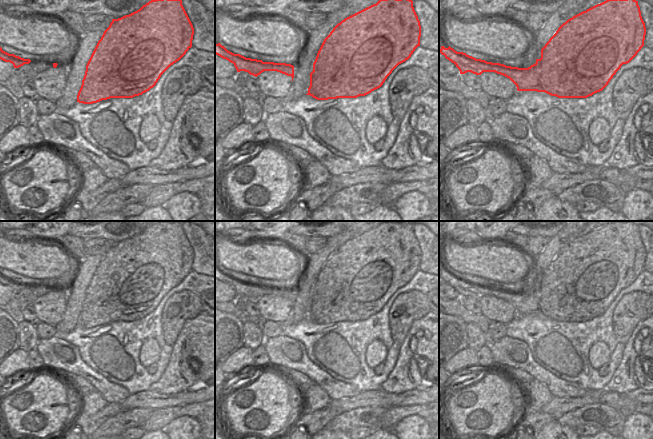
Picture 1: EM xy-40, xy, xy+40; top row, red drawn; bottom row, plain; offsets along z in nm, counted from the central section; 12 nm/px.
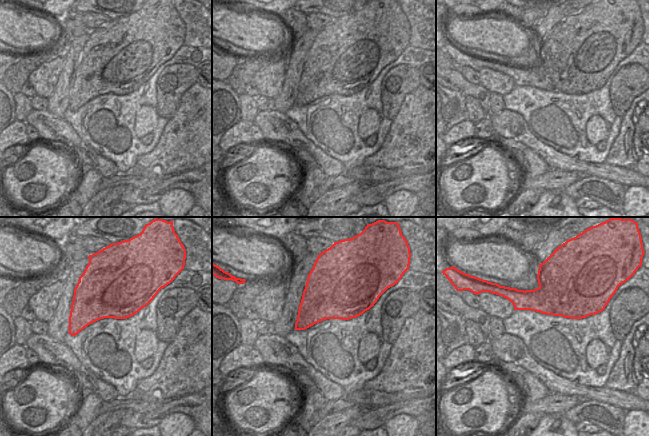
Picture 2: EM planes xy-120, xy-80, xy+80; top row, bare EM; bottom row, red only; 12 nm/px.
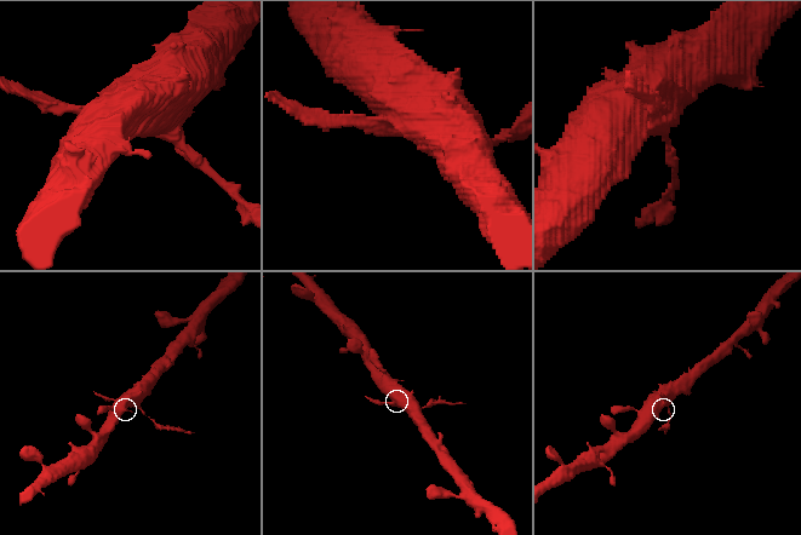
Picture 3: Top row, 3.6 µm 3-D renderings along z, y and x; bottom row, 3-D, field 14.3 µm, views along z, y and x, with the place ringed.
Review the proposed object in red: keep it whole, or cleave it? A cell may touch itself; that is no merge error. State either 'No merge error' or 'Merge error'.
Merge error

